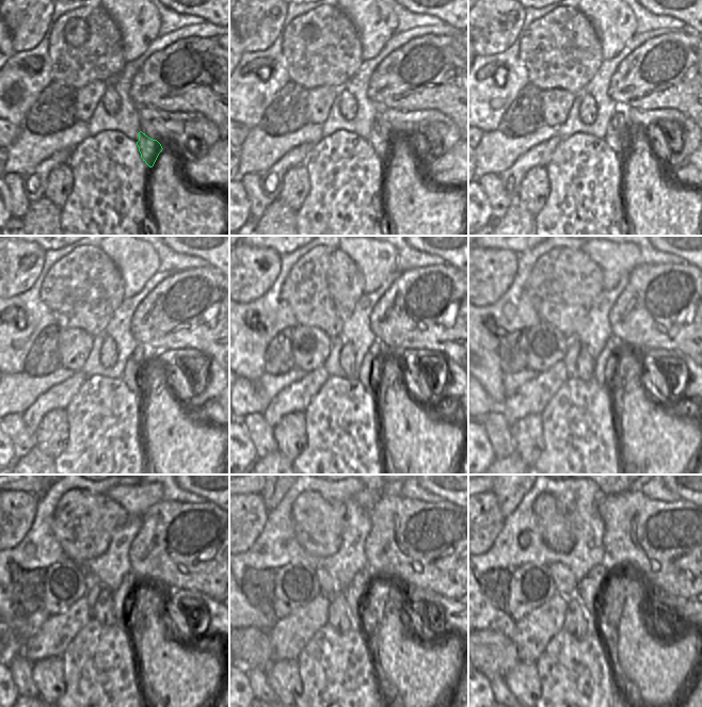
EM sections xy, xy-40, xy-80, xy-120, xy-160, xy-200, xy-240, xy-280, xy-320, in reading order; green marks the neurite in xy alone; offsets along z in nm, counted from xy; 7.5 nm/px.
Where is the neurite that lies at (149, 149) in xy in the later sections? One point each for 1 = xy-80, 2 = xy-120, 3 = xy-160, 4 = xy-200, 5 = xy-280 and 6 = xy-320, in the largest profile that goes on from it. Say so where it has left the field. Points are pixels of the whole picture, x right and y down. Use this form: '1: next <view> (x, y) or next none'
1: next xy-80 (617, 137)
2: next xy-120 (138, 365)
3: next xy-160 (377, 354)
4: next xy-200 (603, 371)
5: next xy-280 (355, 594)
6: next xy-320 (589, 591)

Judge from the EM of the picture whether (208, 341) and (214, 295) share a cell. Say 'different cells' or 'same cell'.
same cell

